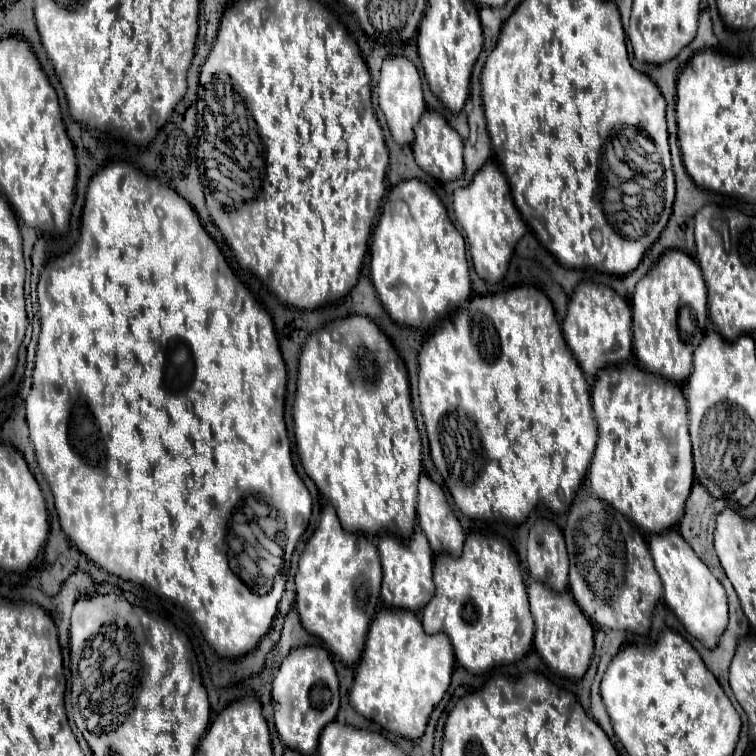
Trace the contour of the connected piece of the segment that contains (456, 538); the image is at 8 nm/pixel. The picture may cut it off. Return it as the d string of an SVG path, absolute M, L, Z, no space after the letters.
M426 474L420 476L420 484L418 484L418 526L426 534L434 554L446 552L450 556L460 556L462 544L464 544L464 530L458 518L454 516L452 508L448 506L446 494L442 492L442 488L436 482L432 482Z

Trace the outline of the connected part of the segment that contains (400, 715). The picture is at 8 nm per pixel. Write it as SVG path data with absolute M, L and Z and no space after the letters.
M380 610L366 636L362 660L358 664L350 702L358 714L382 728L416 740L424 734L434 706L450 686L454 652L444 634L426 634L414 612Z

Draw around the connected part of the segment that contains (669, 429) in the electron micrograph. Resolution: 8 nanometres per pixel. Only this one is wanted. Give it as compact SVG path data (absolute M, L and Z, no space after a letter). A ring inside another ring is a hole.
M628 362L600 372L592 388L592 408L598 424L598 444L588 468L592 492L648 534L660 534L674 528L684 514L684 504L694 482L688 406L680 388L662 376L652 376L650 372L640 370L634 362Z

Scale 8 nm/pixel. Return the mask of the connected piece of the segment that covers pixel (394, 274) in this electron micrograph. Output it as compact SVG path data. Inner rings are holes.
M404 180L388 192L372 234L370 278L384 310L400 326L430 328L468 300L472 286L464 238L426 182Z

